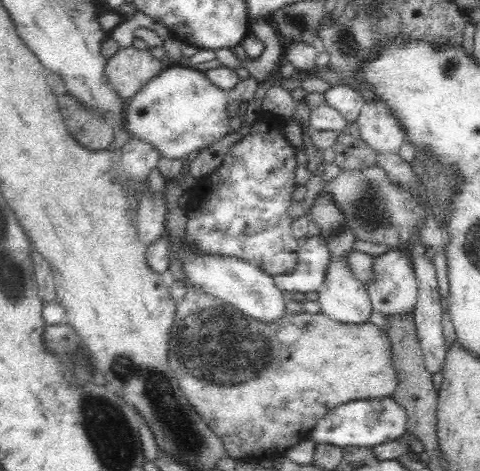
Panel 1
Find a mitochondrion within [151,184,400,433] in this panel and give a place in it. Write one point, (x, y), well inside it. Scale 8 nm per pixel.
(213, 341)

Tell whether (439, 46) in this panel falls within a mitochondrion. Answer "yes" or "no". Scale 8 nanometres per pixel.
no

